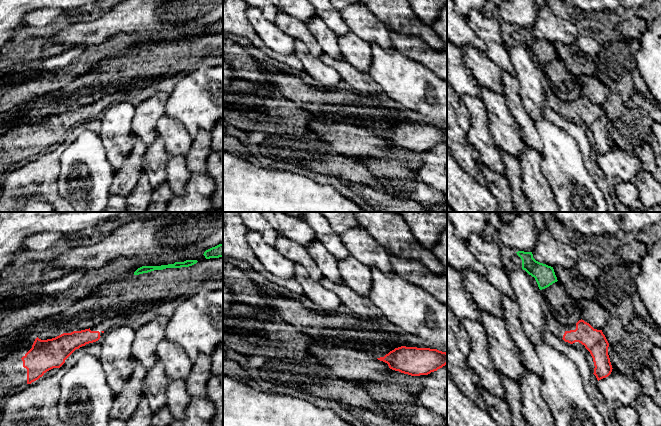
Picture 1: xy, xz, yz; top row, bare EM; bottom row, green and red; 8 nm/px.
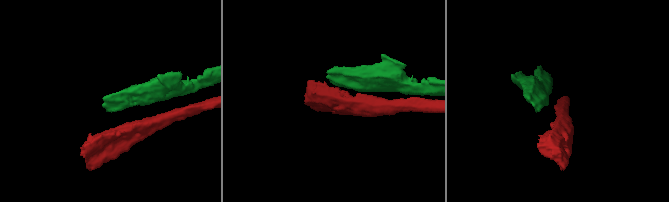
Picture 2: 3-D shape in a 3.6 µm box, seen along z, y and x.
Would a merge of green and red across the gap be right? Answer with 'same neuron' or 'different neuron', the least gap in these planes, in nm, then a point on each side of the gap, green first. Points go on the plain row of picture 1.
different neuron | 360 nm | yz (556, 57), (579, 96)

